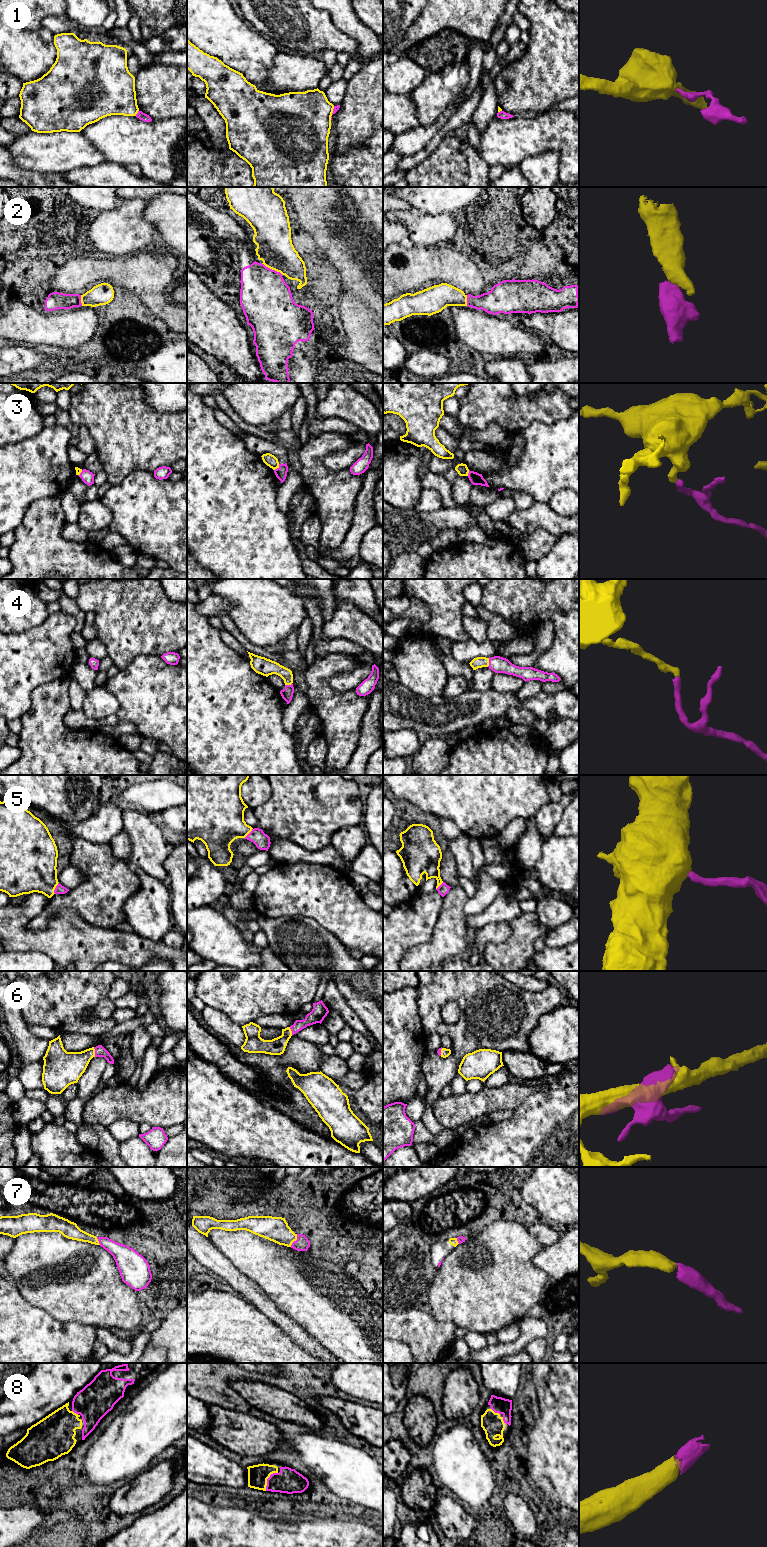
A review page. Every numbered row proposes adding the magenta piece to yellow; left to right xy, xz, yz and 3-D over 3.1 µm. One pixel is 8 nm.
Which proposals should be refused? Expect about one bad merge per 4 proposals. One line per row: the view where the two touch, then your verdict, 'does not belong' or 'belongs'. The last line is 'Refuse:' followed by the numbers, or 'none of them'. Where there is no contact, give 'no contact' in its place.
1: meets yellow in xy; does not belong
2: meets yellow in xz; belongs
3: meets yellow in xz; does not belong
4: meets yellow in yz; belongs
5: meets yellow in xy; belongs
6: meets yellow in xy; belongs
7: meets yellow in xz; belongs
8: meets yellow in xz; belongs
Refuse: 1, 3

